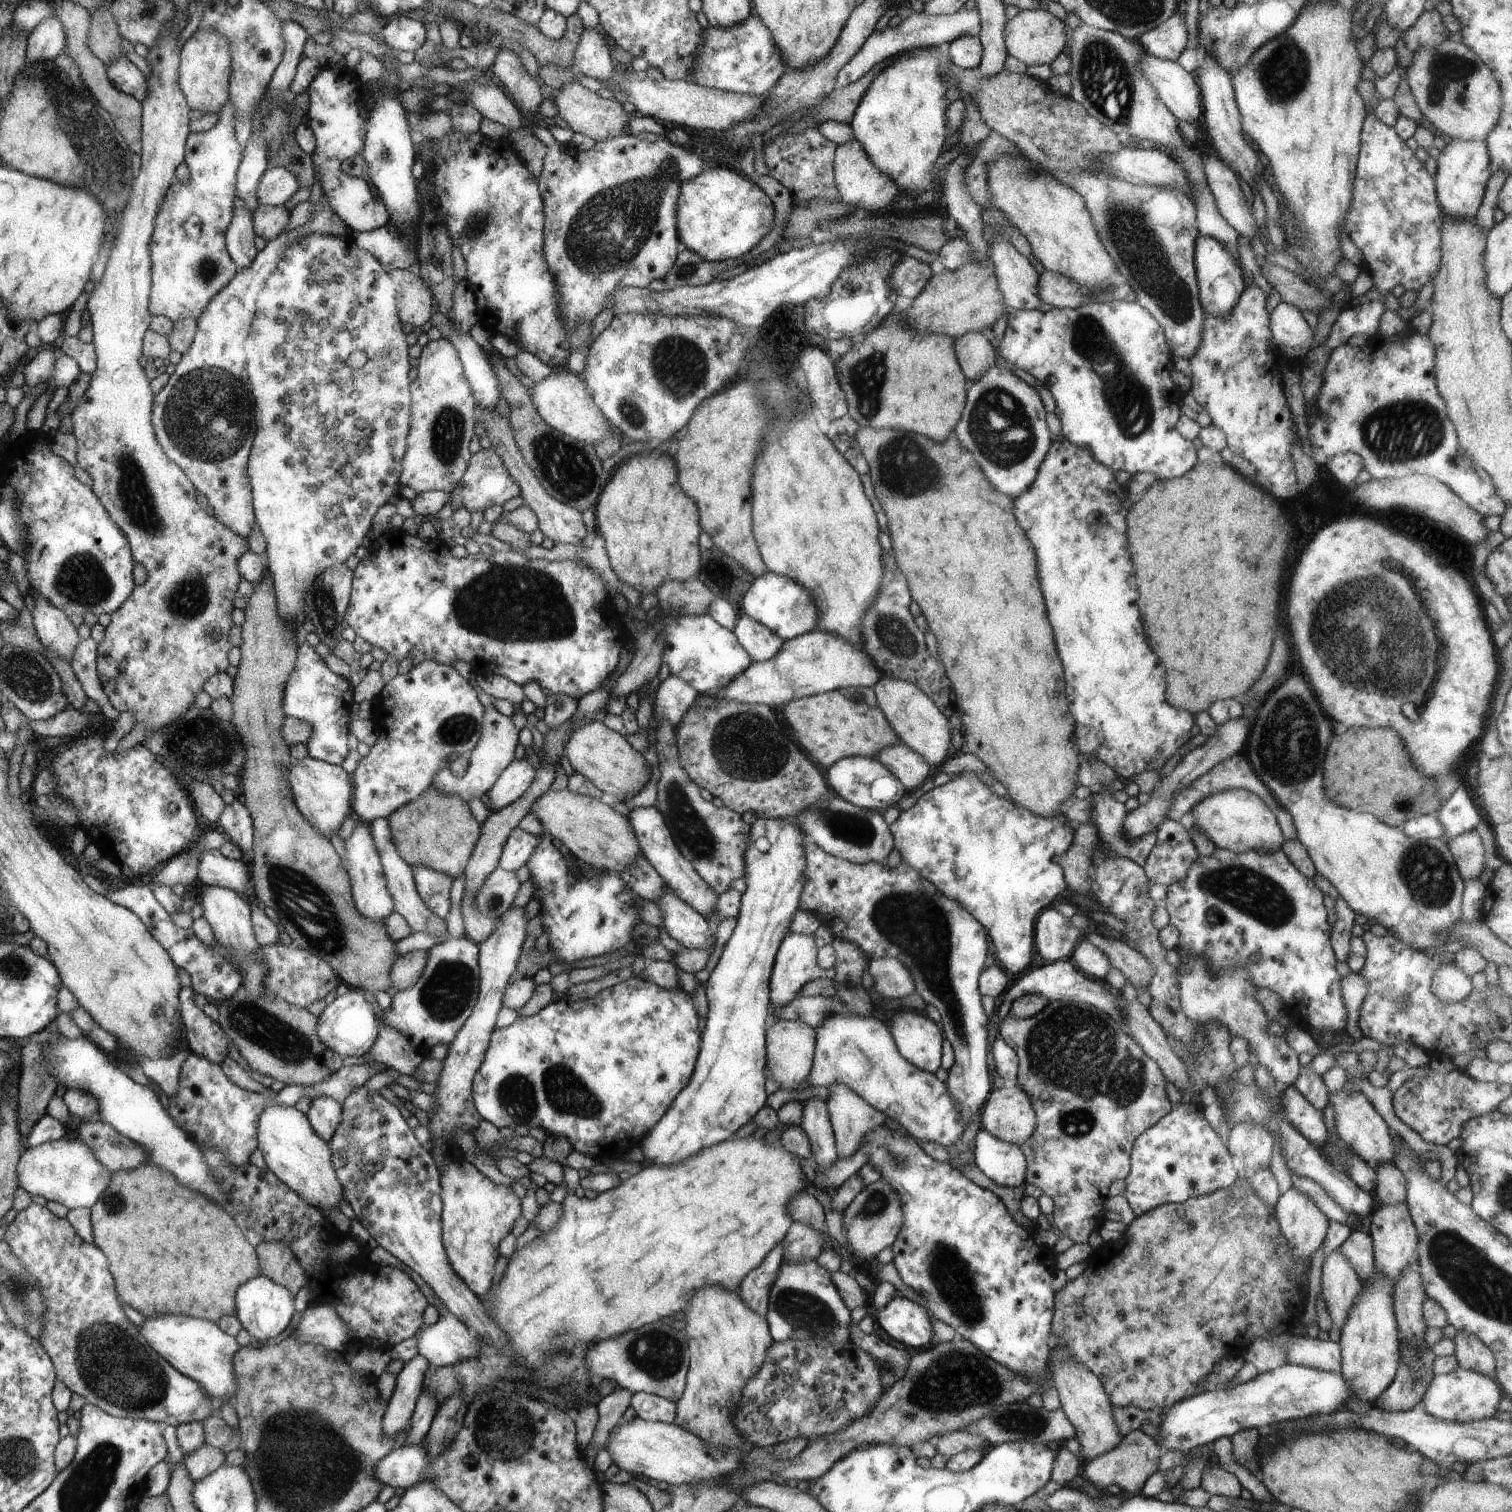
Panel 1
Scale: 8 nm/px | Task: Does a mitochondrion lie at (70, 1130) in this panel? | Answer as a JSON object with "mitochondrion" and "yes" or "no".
{"mitochondrion":"no"}

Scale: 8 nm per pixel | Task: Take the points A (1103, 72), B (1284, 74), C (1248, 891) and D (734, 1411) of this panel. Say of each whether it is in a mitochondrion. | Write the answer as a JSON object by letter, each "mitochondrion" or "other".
{"A":"mitochondrion","B":"mitochondrion","C":"mitochondrion","D":"other"}

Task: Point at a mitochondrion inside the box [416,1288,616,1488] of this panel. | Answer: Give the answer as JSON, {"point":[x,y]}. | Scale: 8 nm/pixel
{"point":[498,1422]}

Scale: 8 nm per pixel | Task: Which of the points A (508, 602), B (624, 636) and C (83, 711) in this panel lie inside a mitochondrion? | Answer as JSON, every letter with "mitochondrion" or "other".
{"A":"mitochondrion","B":"other","C":"other"}

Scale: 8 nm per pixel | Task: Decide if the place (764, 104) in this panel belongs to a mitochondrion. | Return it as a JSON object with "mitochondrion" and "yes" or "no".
{"mitochondrion":"no"}

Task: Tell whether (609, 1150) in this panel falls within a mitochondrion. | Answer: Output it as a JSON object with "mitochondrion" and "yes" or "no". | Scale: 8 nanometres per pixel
{"mitochondrion":"no"}

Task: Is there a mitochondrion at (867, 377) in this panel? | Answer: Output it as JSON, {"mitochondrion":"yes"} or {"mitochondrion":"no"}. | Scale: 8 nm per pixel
{"mitochondrion":"yes"}

